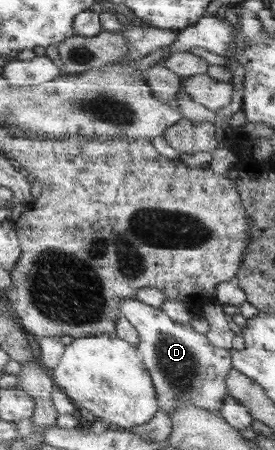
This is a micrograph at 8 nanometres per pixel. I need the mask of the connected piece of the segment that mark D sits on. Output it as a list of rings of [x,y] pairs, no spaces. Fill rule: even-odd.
[[[136,298],[126,299],[120,304],[120,311],[138,329],[141,343],[137,346],[143,356],[144,364],[151,372],[153,383],[159,396],[159,412],[168,413],[171,416],[181,403],[193,403],[210,412],[221,414],[221,407],[229,396],[227,378],[233,369],[231,351],[214,347],[210,339],[204,333],[198,333],[188,323],[176,323],[172,317],[168,317],[162,309],[151,307]]]

